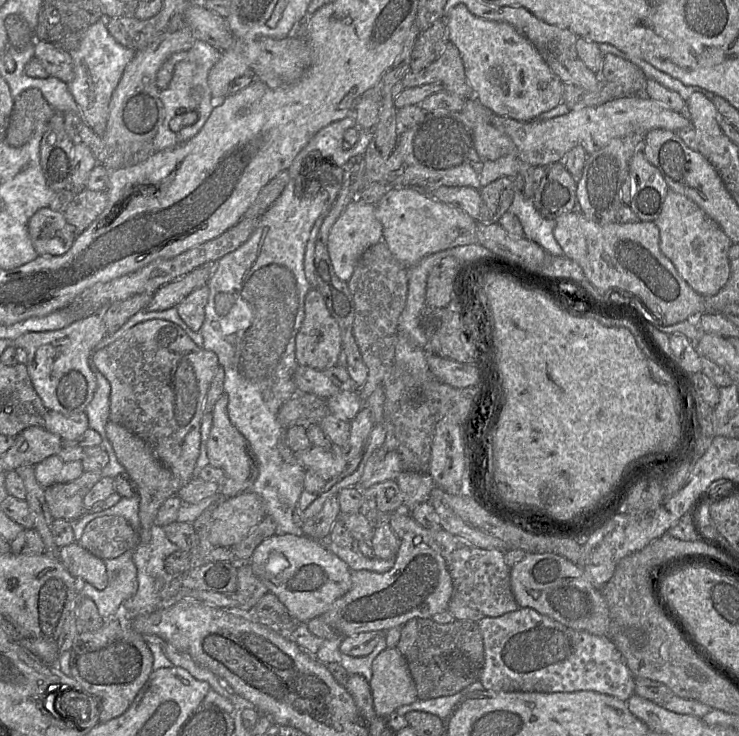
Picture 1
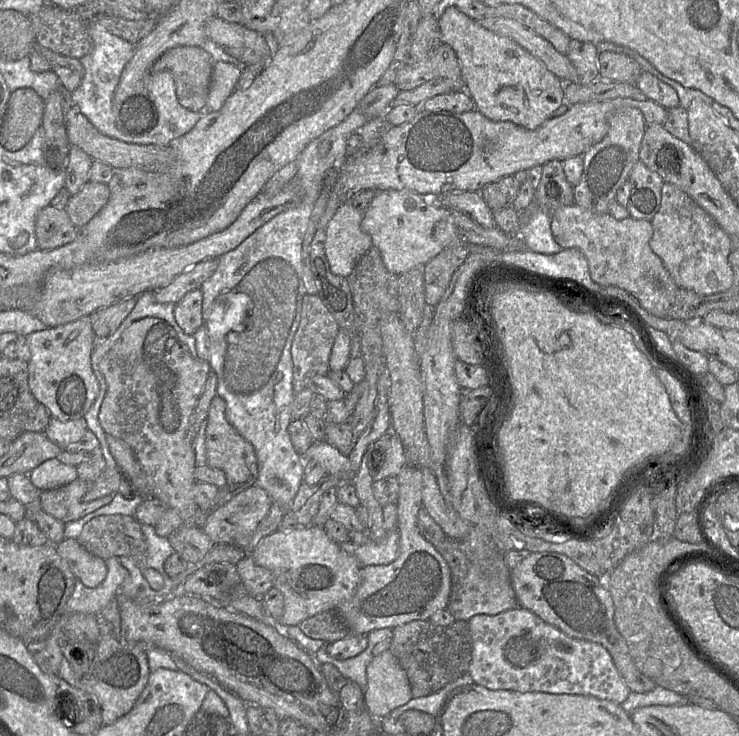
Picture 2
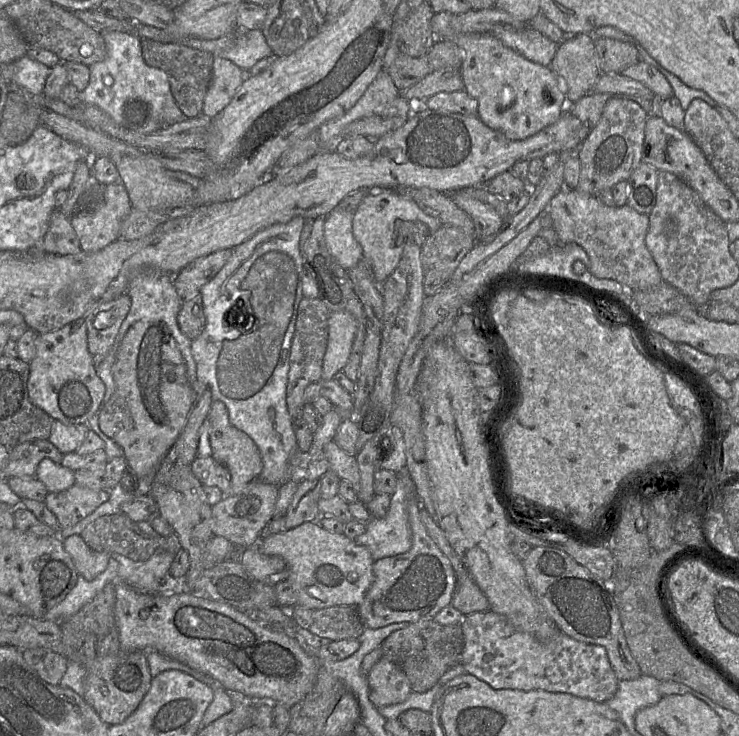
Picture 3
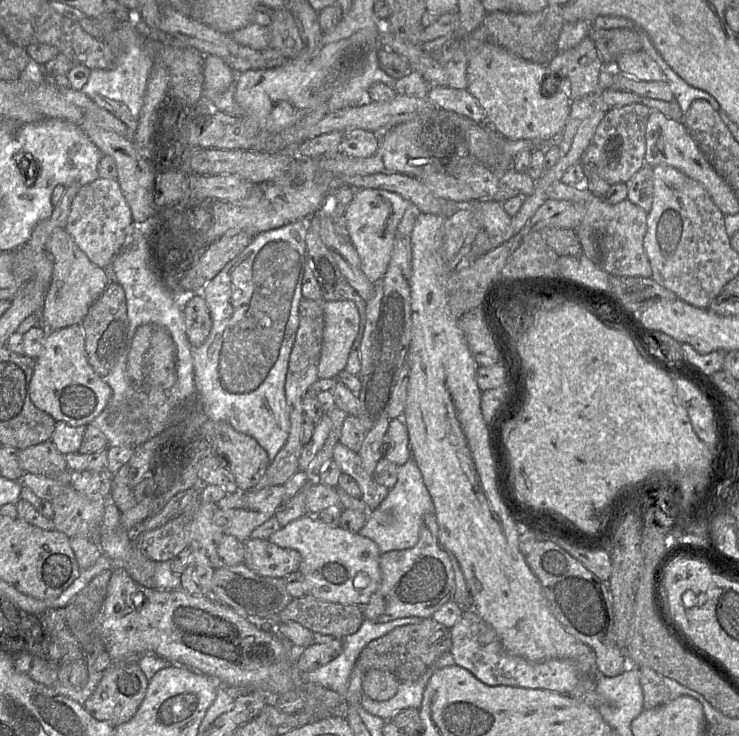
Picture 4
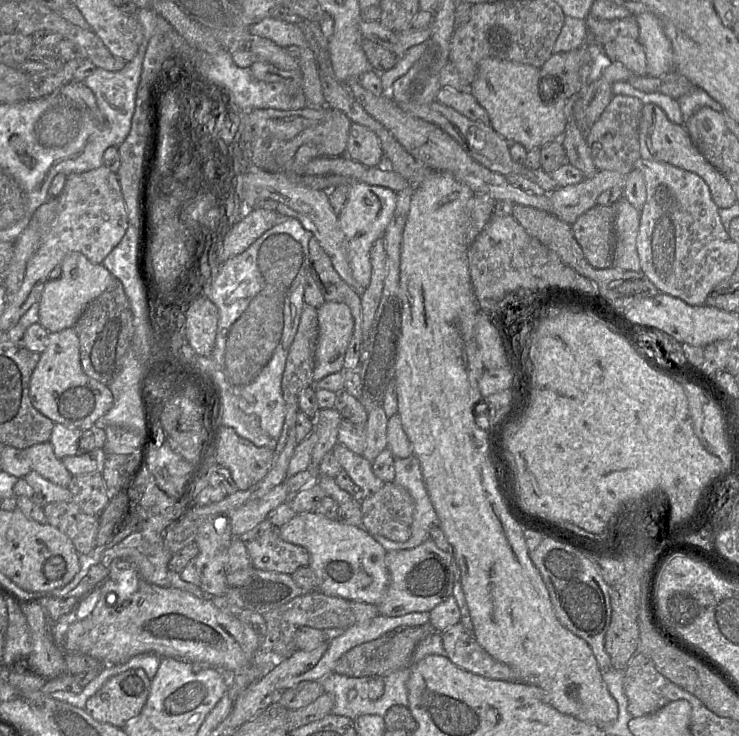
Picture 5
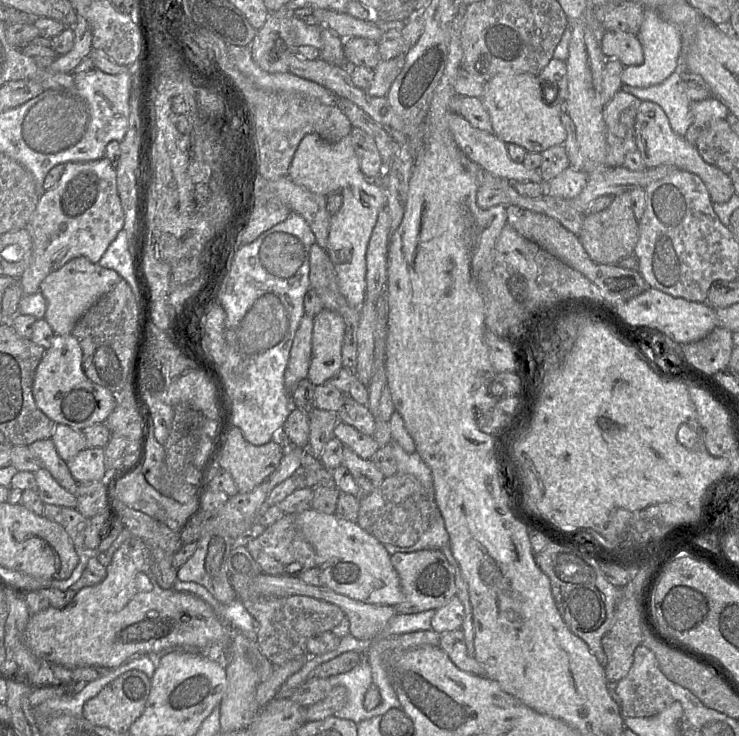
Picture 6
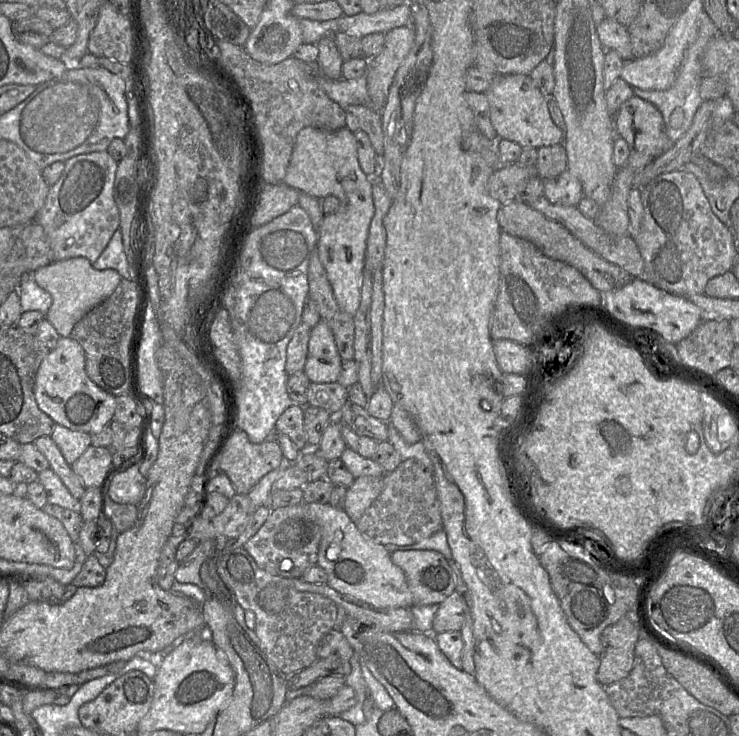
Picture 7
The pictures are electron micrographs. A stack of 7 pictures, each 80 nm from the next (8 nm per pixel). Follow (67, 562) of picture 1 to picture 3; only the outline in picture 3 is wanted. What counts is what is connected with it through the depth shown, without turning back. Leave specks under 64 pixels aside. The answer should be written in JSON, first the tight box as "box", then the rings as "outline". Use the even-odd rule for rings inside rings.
{"box":[63,535,109,581],"outline":[[[80,535],[63,539],[63,547],[70,555],[77,573],[87,581],[95,579],[107,567],[109,555],[92,550]]]}

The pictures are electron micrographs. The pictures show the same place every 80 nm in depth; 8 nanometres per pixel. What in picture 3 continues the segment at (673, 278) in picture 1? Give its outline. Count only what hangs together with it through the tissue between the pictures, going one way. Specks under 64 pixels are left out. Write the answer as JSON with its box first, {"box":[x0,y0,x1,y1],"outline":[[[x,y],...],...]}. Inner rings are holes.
{"box":[546,187,663,290],"outline":[[[566,187],[550,200],[546,211],[551,216],[552,226],[560,244],[576,243],[582,247],[589,256],[590,271],[596,278],[615,280],[628,290],[647,290],[663,282],[661,273],[645,245],[649,229],[648,215],[637,212],[628,204],[622,207],[608,207],[591,194]]]}

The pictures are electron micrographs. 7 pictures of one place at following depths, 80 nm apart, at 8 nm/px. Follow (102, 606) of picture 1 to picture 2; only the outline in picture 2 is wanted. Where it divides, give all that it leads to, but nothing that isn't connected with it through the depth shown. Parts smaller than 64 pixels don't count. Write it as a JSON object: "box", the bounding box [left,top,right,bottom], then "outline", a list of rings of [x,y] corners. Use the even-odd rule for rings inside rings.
{"box":[63,557,128,616],"outline":[[[111,557],[105,562],[107,575],[99,586],[88,588],[79,579],[75,579],[74,590],[65,605],[63,616],[76,613],[96,615],[110,600],[118,596],[119,588],[128,576],[128,571],[118,557]]]}

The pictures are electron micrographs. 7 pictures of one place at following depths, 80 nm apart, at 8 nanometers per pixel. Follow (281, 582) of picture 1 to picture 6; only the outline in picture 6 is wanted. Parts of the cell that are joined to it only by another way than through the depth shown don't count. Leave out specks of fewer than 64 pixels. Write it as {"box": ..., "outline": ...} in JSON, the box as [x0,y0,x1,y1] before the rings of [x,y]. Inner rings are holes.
{"box":[295,508,403,606],"outline":[[[310,508],[295,515],[296,525],[313,546],[322,586],[349,598],[376,605],[396,606],[403,601],[399,576],[384,545],[356,522]]]}

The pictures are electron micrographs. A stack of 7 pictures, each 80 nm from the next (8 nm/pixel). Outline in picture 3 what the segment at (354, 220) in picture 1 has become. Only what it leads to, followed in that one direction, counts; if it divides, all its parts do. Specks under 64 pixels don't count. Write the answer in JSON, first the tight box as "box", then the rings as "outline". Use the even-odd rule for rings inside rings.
{"box":[324,205,363,271],"outline":[[[339,205],[325,217],[324,236],[328,250],[346,271],[354,268],[363,258],[363,250],[353,235],[354,211]]]}

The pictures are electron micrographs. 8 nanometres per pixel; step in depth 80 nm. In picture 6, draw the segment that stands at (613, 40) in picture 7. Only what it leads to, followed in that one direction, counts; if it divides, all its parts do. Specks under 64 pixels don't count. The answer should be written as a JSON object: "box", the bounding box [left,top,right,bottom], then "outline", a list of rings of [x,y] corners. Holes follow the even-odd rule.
{"box":[600,31,644,66],"outline":[[[605,31],[600,47],[606,59],[617,59],[624,66],[639,66],[644,61],[642,46],[630,33]]]}

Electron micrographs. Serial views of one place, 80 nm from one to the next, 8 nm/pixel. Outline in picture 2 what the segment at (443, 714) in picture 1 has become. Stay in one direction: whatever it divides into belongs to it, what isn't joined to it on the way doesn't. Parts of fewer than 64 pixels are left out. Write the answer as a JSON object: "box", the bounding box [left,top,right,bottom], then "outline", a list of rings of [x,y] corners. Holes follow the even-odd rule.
{"box":[389,673,474,719],"outline":[[[466,673],[435,693],[425,697],[411,698],[408,703],[392,710],[389,715],[399,719],[400,715],[402,715],[407,710],[419,710],[436,716],[443,706],[447,696],[453,690],[460,686],[471,685],[473,683],[474,680],[471,675]]]}

